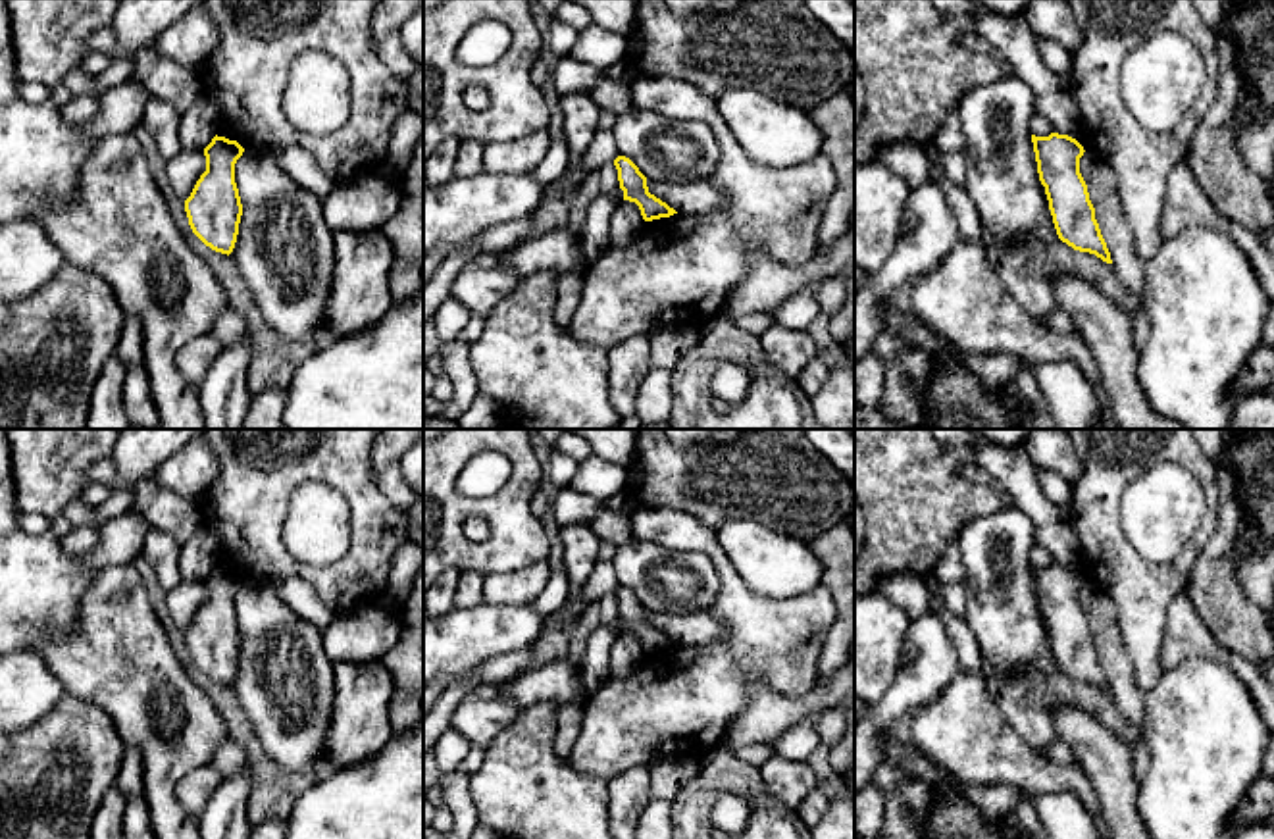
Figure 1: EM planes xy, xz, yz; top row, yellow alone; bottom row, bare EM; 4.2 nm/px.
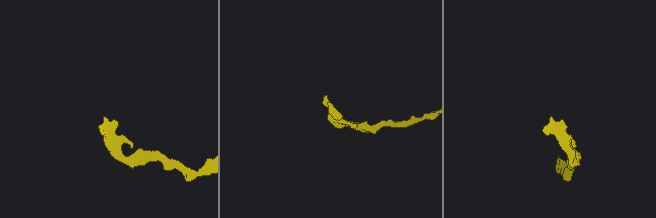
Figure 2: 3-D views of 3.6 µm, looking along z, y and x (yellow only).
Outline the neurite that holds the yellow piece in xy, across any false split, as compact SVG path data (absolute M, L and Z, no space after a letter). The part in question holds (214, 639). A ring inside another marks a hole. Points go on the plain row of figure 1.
M214 568L204 579L206 602L185 631L192 664L212 681L231 685L239 666L242 635L235 614L235 595L244 579L237 572Z

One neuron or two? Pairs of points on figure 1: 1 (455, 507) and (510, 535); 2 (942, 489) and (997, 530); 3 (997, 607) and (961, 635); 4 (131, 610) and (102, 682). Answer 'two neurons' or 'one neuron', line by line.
1: one neuron
2: two neurons
3: two neurons
4: one neuron

